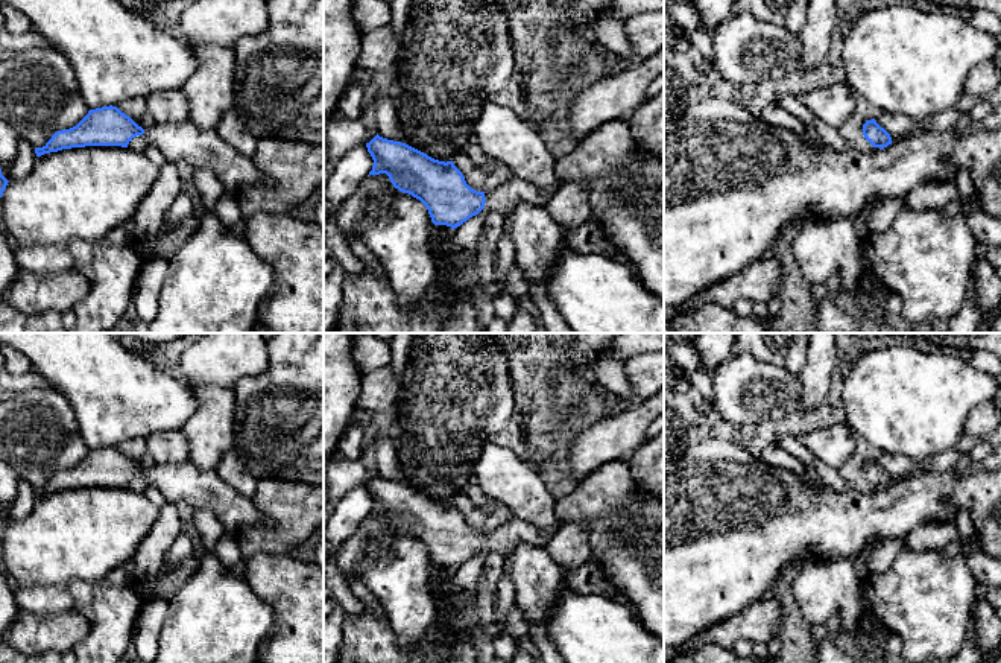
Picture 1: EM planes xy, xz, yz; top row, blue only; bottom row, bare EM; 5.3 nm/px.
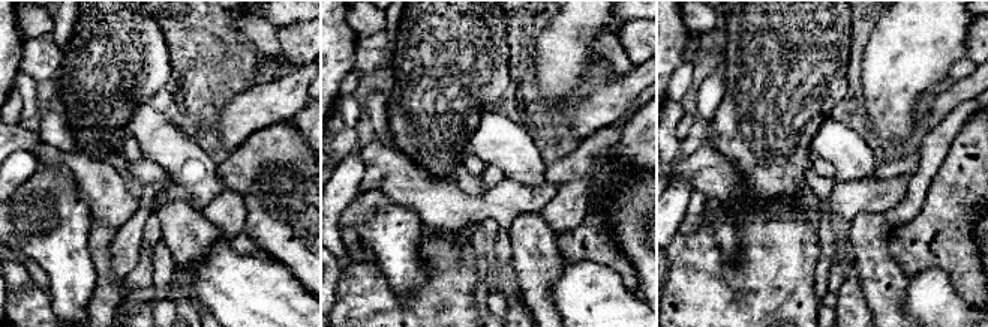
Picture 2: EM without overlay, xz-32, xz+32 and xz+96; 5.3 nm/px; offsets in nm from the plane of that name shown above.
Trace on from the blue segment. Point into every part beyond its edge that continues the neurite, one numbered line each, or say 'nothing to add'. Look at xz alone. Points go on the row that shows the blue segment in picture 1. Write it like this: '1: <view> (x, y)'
1: xz (503, 198)

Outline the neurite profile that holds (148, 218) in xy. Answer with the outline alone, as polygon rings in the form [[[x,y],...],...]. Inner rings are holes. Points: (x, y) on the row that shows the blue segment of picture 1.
[[[176,163],[159,167],[159,176],[140,202],[134,214],[137,240],[155,239],[163,227],[163,219],[175,198],[181,193],[181,178]]]

